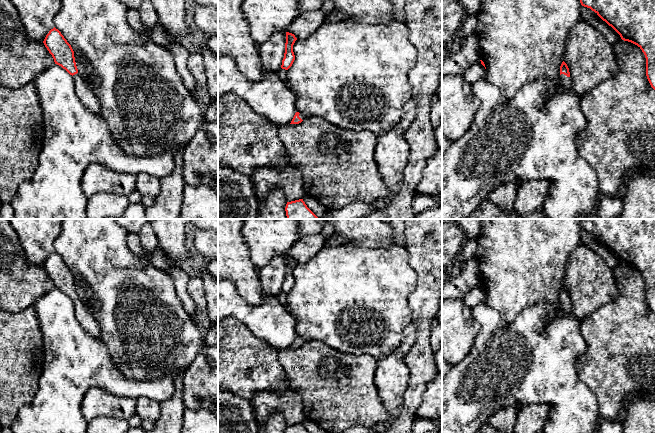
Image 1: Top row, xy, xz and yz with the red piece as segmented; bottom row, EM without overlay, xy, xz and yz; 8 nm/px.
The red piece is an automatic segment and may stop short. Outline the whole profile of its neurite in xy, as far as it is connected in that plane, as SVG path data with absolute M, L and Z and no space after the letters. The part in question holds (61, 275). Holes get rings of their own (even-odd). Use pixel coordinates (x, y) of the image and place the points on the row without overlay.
M54 251L46 259L43 267L52 279L55 288L61 290L73 301L76 319L81 326L91 336L98 338L101 334L101 328L93 315L78 298L74 275L61 256Z

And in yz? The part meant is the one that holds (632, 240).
M580 219L580 227L594 235L622 264L642 274L646 282L646 300L655 314L655 219Z

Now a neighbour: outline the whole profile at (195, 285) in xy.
M201 276L189 277L187 282L187 290L197 309L197 315L192 318L204 333L211 327L212 323L210 322L206 313L207 302L204 282Z

